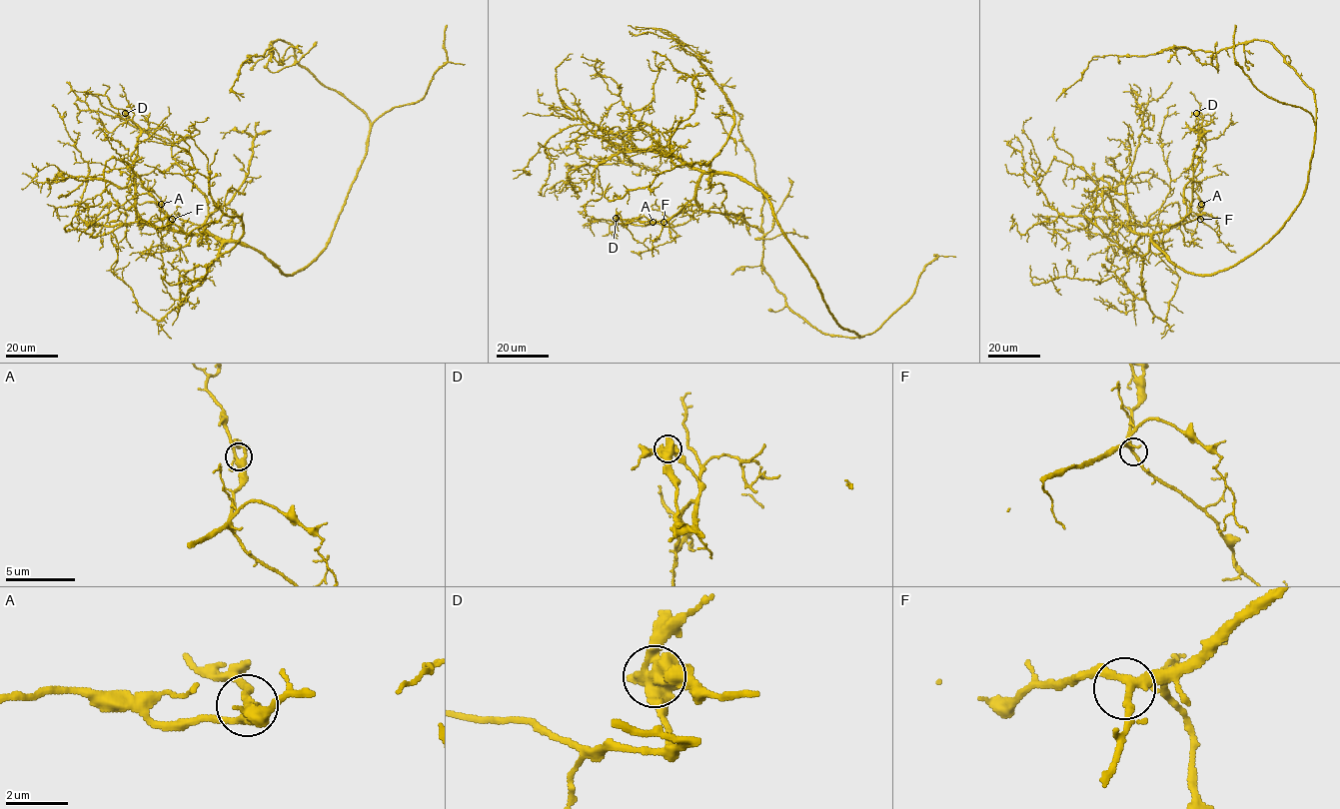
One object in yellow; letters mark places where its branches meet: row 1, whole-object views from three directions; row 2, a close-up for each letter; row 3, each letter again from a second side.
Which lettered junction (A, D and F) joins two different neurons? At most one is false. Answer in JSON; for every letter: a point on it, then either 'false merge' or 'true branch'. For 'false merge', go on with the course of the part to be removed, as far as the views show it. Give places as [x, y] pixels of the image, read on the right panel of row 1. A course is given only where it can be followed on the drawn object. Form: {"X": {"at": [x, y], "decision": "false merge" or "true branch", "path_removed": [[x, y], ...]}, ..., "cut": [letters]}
{"A": {"at": [1201, 204], "decision": "true branch"}, "D": {"at": [1196, 113], "decision": "true branch"}, "F": {"at": [1200, 219], "decision": "true branch"}, "cut": []}

